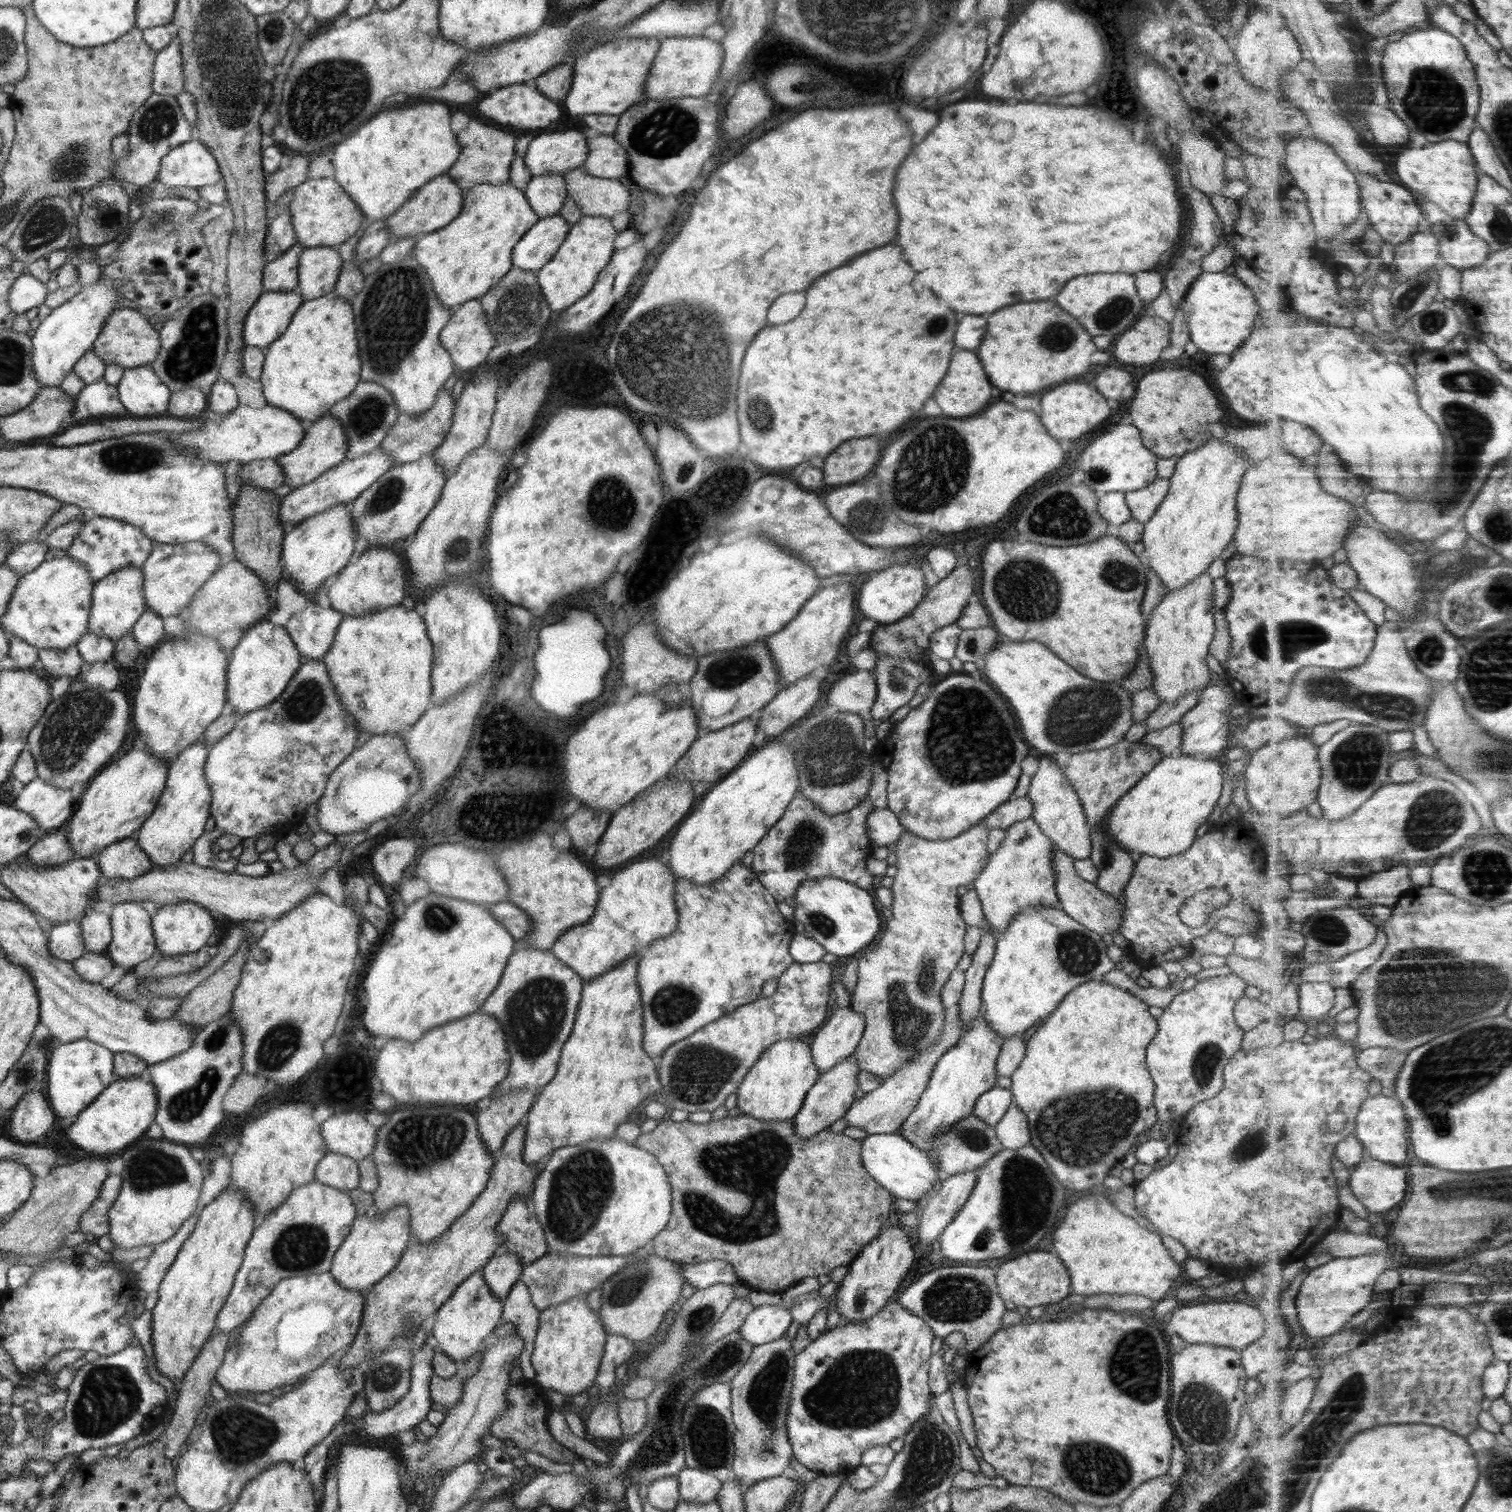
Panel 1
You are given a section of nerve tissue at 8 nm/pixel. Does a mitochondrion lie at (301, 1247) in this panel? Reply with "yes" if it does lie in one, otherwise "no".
yes

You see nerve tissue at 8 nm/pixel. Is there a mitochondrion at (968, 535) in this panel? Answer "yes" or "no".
no

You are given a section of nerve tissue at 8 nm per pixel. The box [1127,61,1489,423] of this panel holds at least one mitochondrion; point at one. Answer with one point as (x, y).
(1428, 86)

